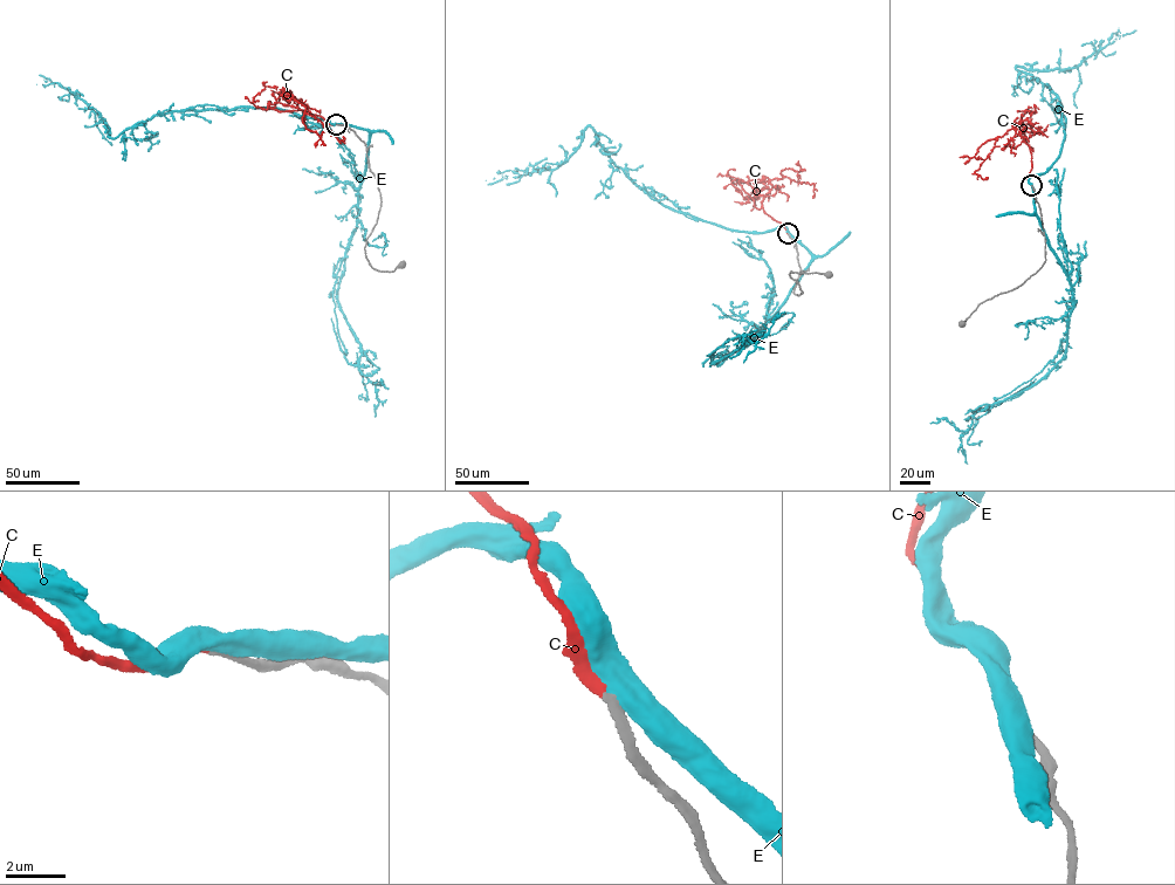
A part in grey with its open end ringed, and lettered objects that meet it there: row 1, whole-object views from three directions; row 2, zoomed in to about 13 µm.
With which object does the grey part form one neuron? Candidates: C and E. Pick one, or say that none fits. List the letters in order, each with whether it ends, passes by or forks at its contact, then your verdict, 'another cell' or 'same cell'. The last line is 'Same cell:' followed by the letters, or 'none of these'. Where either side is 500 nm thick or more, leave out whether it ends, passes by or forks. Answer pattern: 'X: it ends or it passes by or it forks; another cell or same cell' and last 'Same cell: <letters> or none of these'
C: it ends; same cell
E: another cell
Same cell: C

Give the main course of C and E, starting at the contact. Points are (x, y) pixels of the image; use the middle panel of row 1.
C: (788, 233), (784, 226), (765, 213), (762, 205), (771, 180), (782, 176), (813, 184), (812, 198)
E: (789, 233), (810, 262), (753, 341), (712, 362), (742, 336), (758, 341), (784, 311)

